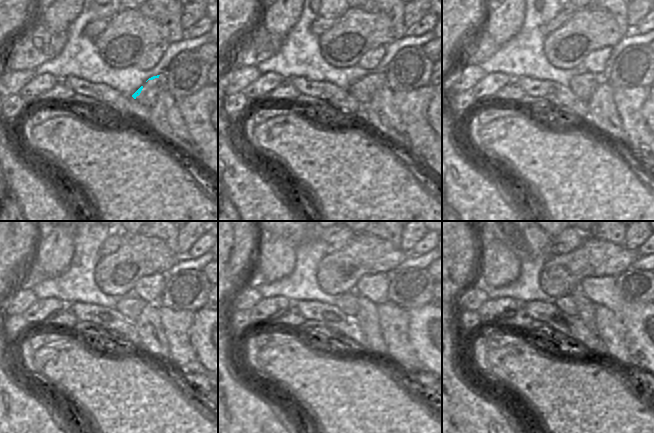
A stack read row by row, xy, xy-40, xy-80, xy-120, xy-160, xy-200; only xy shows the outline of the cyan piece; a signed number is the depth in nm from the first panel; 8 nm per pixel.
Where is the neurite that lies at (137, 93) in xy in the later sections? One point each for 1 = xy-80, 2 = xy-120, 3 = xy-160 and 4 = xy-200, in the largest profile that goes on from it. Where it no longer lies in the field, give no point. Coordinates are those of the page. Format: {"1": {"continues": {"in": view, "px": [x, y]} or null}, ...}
{"1": {"continues": {"in": "xy-80", "px": [580, 85]}}, "2": {"continues": {"in": "xy-120", "px": [130, 306]}}, "3": {"continues": {"in": "xy-160", "px": [347, 303]}}, "4": {"continues": {"in": "xy-200", "px": [566, 304]}}}

